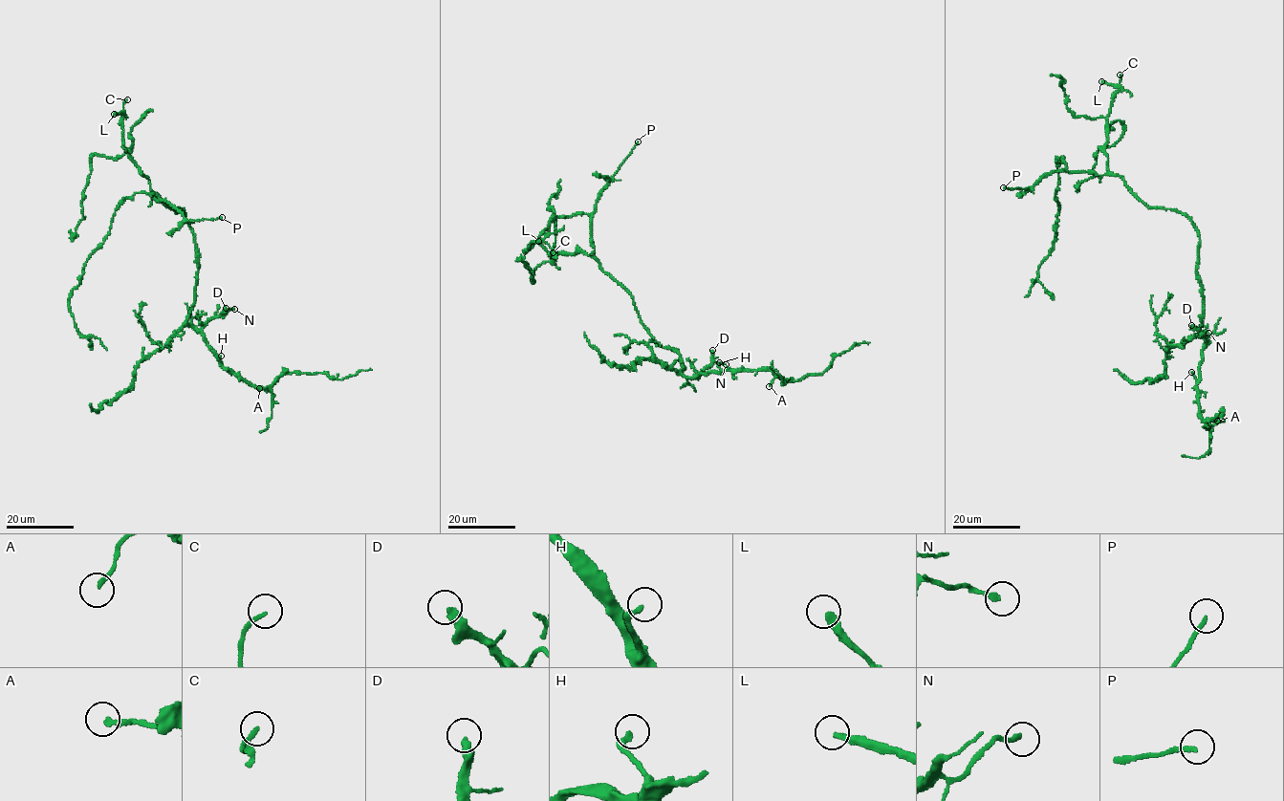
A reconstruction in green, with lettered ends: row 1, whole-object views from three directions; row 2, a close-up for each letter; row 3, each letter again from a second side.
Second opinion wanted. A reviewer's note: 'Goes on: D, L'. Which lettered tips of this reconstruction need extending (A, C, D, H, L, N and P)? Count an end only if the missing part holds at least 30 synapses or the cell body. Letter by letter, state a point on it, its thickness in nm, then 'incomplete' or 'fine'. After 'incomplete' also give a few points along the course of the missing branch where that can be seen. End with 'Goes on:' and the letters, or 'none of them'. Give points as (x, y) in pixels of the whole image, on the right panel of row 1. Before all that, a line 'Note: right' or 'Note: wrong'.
Note: right
A: (1217, 421) | 200 nm | fine
C: (1120, 75) | 180 nm | fine
D: (1191, 325) | 360 nm | incomplete | (1191, 325), (1144, 301), (1131, 285), (1123, 263), (1103, 258), (1101, 241), (1092, 240), (1088, 250)
H: (1191, 372) | 240 nm | fine
L: (1101, 81) | 300 nm | incomplete | (1101, 81), (1069, 90), (1055, 87), (1046, 97), (1040, 119), (1047, 177), (1039, 198)
N: (1208, 333) | 180 nm | fine
P: (1003, 187) | 180 nm | fine
Goes on: D, L

